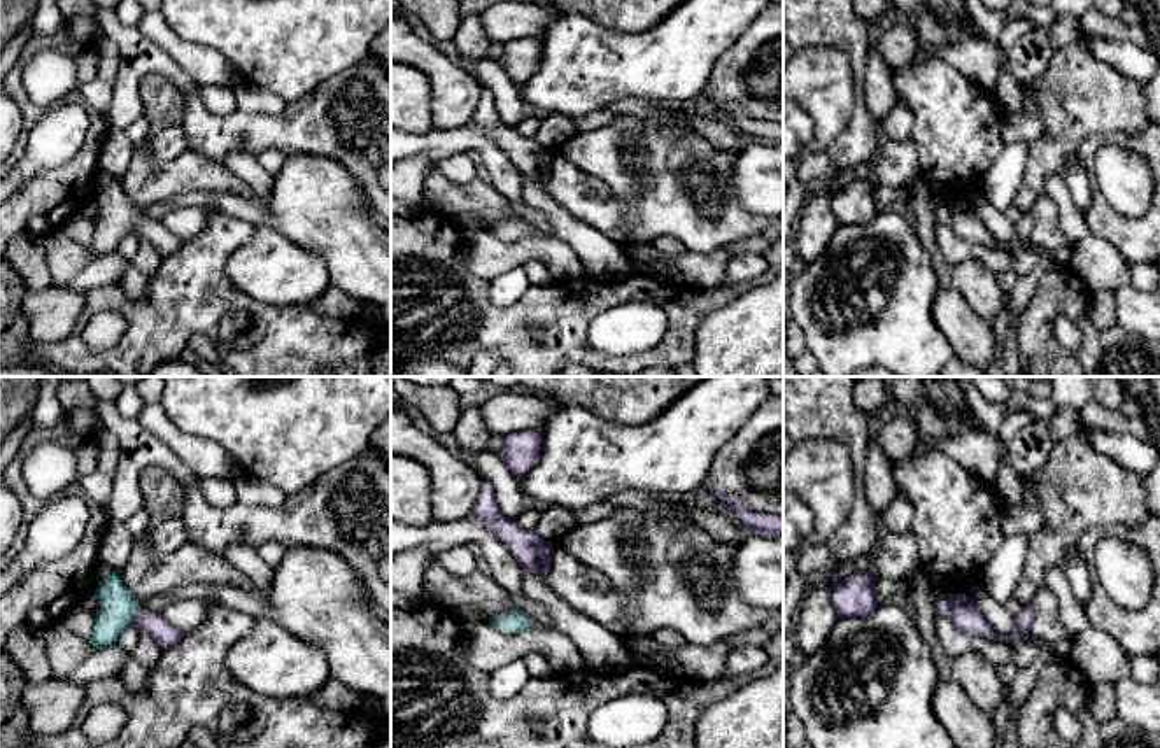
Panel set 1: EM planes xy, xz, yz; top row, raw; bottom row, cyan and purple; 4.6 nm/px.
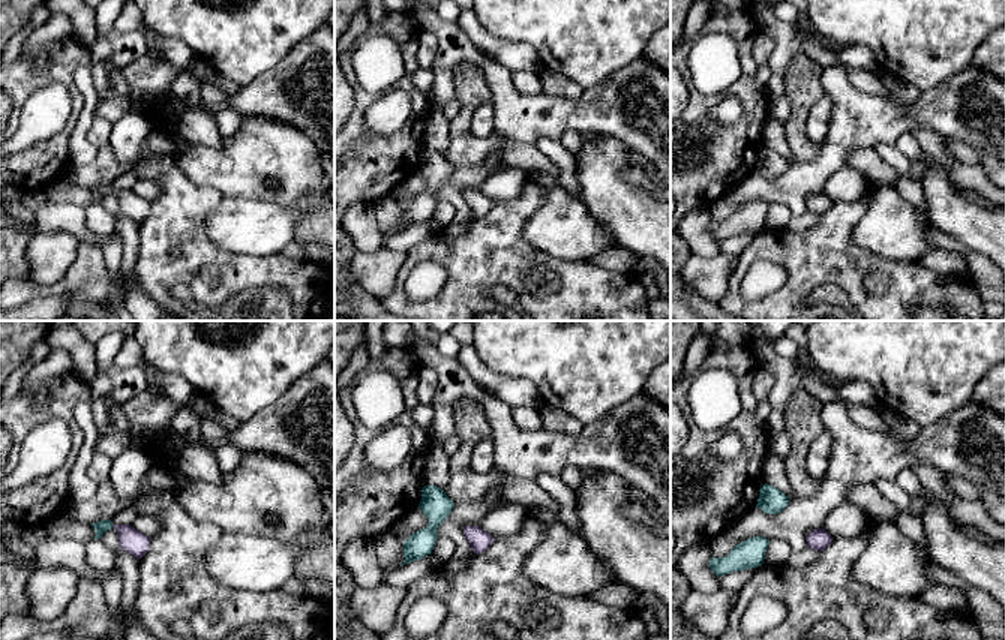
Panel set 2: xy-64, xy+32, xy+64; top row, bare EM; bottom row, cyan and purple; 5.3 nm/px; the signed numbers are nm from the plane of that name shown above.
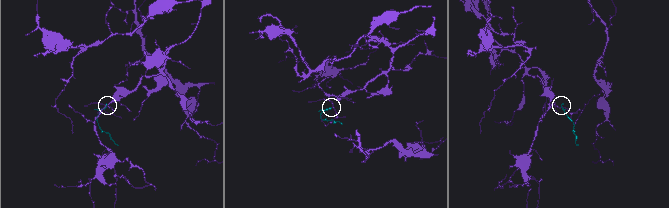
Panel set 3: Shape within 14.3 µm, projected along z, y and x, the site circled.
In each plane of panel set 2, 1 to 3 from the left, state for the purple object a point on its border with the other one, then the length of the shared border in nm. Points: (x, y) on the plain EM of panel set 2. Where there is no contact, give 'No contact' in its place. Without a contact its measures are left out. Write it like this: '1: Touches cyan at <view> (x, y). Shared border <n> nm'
1: No contact
2: No contact
3: No contact

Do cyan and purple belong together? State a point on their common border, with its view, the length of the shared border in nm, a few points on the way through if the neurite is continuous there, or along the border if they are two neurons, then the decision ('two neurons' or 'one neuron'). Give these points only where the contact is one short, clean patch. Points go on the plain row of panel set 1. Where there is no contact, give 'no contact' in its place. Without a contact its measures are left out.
xy (135, 218) | 60 nm | across xy (118, 212), (135, 218), (156, 233) | one neuron

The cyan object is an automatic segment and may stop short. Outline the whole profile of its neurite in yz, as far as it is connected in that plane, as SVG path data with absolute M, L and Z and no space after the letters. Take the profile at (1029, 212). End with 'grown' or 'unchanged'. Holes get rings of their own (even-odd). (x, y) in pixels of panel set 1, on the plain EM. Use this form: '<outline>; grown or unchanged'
M944 201L936 210L936 219L948 226L958 238L987 245L994 249L1006 249L1015 252L1016 245L1023 240L1030 238L1034 219L1032 212L1029 210L1025 217L1022 217L1018 222L1015 222L1015 240L1008 245L999 243L987 226L981 222L981 219L976 215L976 212L965 203L965 201Z; grown

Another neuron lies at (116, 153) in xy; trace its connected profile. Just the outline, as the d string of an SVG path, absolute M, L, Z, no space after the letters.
M109 128L100 149L98 168L117 179L128 172L133 152L135 144L130 142L126 133Z

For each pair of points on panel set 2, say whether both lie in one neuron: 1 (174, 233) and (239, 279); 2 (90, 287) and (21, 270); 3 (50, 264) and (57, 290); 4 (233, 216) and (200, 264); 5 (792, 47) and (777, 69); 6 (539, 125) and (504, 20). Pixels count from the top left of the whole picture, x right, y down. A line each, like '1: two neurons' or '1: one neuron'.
1: one neuron
2: two neurons
3: two neurons
4: two neurons
5: one neuron
6: two neurons

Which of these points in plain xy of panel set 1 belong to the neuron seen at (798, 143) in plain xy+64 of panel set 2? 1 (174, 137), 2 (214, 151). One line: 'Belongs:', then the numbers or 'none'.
Belongs: none

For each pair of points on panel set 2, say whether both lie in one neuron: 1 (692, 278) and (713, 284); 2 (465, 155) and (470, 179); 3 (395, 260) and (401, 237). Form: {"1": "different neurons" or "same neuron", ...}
{"1": "same neuron", "2": "different neurons", "3": "different neurons"}

